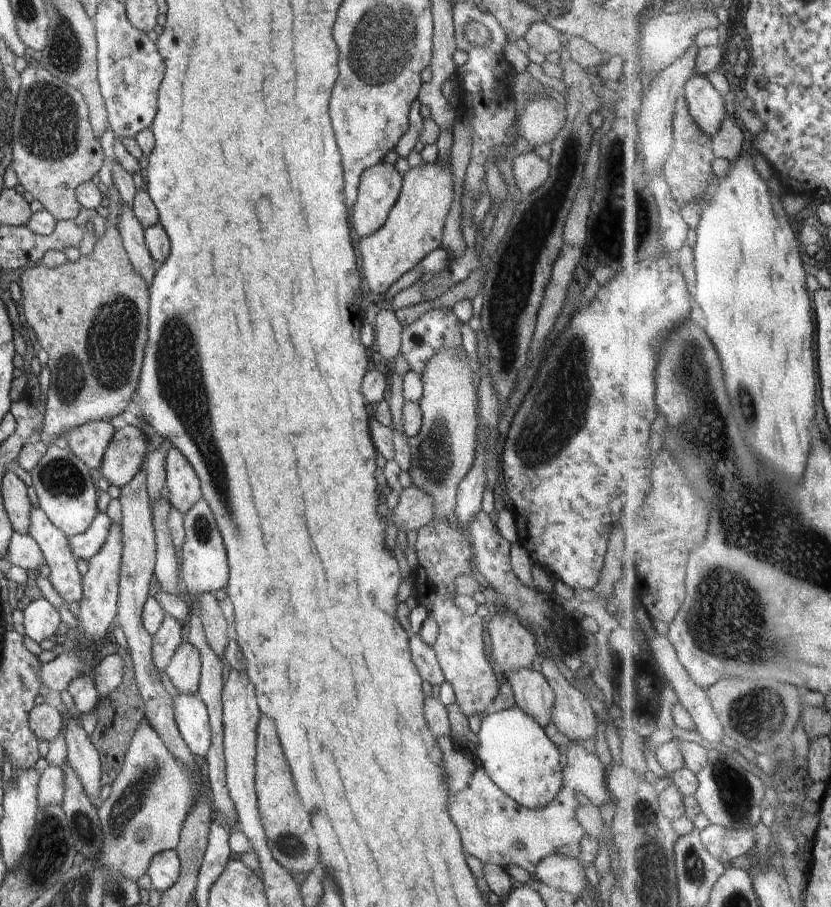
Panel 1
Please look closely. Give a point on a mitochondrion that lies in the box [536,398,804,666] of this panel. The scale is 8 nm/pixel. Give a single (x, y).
(723, 611)

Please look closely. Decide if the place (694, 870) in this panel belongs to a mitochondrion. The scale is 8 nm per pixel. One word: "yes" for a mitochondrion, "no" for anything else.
yes

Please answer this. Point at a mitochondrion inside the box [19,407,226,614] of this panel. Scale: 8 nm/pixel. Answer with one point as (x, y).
(58, 476)

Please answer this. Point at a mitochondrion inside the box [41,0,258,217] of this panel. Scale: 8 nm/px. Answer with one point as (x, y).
(64, 42)

